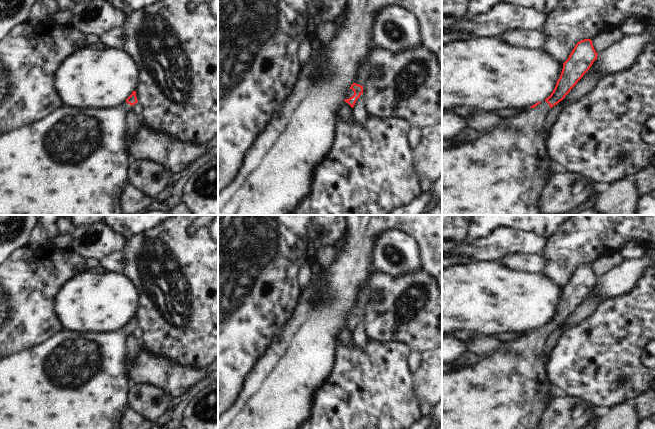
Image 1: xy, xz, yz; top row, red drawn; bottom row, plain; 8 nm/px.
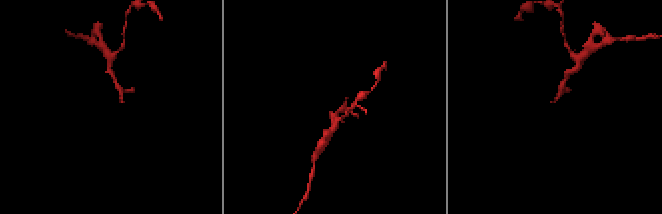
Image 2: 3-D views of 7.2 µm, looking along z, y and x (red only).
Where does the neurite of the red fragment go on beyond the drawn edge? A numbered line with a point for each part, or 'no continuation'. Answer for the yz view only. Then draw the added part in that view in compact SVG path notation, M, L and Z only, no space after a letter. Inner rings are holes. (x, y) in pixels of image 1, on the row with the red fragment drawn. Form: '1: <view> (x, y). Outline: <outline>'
1: yz (503, 172). Outline: M546 101L541 102L535 108L527 108L519 115L506 118L507 124L500 125L493 130L480 134L476 140L463 143L452 148L442 149L442 215L544 215L538 206L538 199L542 190L550 178L552 167L556 165L550 158L547 151L547 137L545 119L550 109Z

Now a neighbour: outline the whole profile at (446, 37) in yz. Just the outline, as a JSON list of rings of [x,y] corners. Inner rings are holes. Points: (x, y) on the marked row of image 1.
[[[466,31],[452,32],[452,33],[442,32],[442,43],[447,43],[454,39],[467,38],[467,37],[473,37],[473,35]]]

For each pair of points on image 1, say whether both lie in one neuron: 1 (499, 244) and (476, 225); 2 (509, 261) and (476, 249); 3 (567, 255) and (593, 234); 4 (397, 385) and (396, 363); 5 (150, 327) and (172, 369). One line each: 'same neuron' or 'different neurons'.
1: different neurons
2: different neurons
3: same neuron
4: same neuron
5: different neurons

